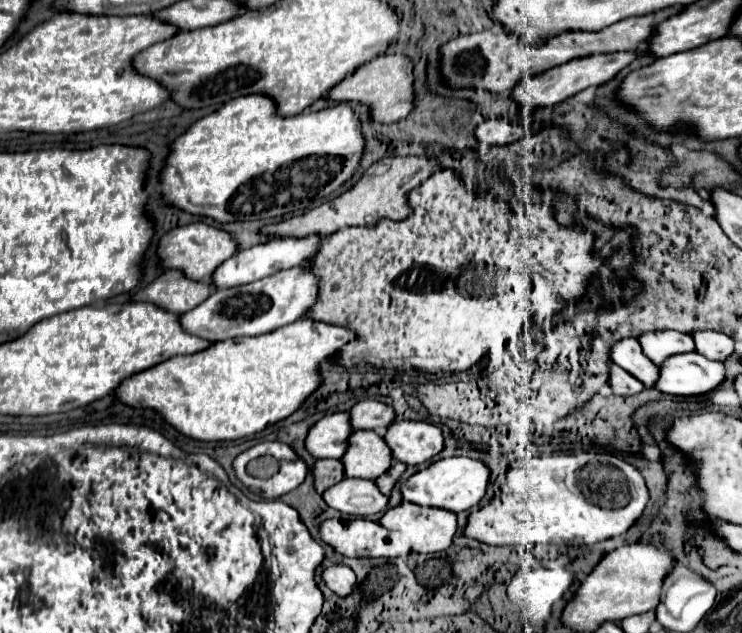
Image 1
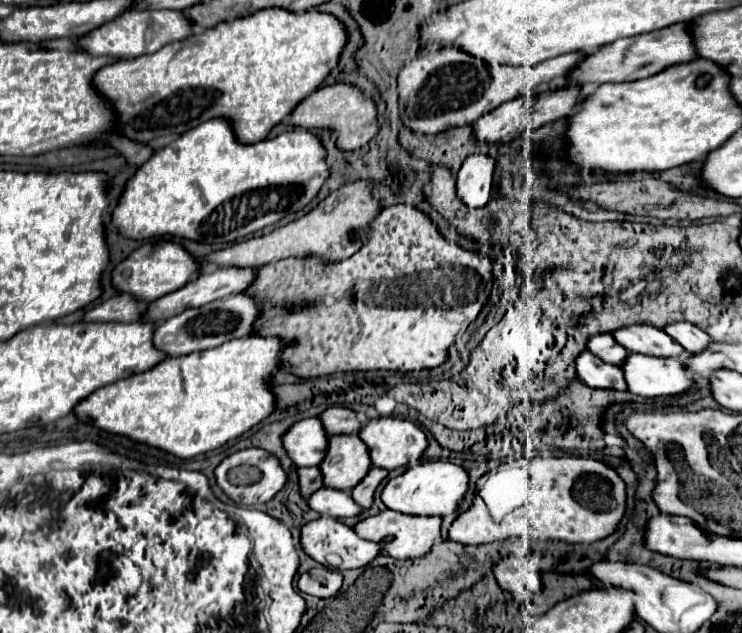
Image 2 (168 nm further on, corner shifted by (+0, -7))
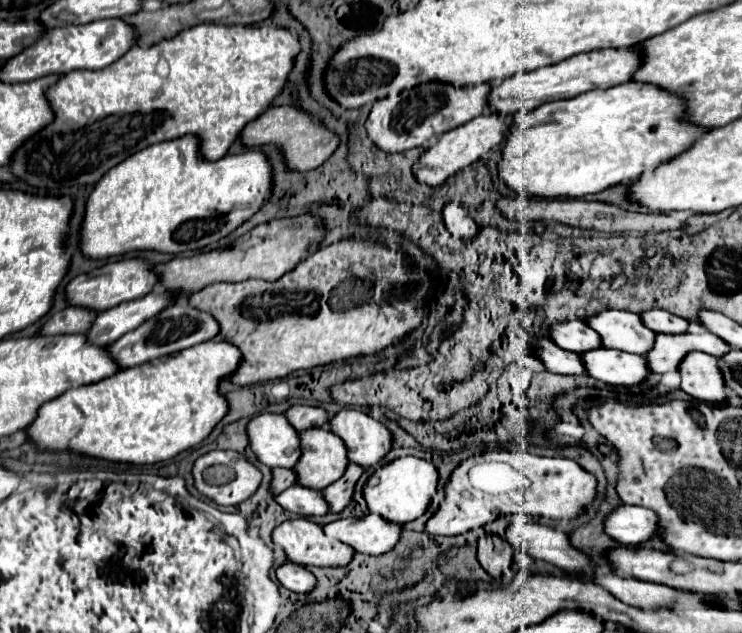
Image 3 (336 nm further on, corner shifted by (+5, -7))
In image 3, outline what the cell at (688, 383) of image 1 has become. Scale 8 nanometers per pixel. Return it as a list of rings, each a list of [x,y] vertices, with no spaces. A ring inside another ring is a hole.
[[[597,348],[581,354],[581,358],[587,374],[607,384],[637,386],[651,376],[651,368],[645,356],[637,356],[621,350]]]

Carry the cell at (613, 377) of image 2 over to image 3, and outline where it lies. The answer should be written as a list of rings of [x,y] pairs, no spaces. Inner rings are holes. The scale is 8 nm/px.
[[[539,340],[539,358],[547,366],[547,370],[555,374],[565,374],[565,376],[581,376],[585,374],[583,364],[579,354],[569,352],[553,344],[551,340]]]

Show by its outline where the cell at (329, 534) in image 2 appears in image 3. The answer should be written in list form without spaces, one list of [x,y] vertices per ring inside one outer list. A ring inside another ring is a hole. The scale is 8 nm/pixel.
[[[295,518],[295,520],[285,520],[281,526],[273,530],[273,542],[285,548],[285,554],[289,562],[297,562],[301,566],[333,566],[333,568],[343,568],[353,560],[355,550],[349,544],[343,544],[339,540],[333,540],[325,536],[323,526],[307,520],[307,518]]]

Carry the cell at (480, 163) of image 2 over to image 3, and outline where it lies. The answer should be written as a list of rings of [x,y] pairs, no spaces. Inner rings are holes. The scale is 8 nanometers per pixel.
[[[453,200],[453,202],[447,202],[445,208],[443,208],[443,218],[445,218],[445,226],[447,230],[453,234],[453,236],[459,236],[459,238],[473,238],[477,234],[477,224],[473,222],[473,218],[469,216],[467,208]]]

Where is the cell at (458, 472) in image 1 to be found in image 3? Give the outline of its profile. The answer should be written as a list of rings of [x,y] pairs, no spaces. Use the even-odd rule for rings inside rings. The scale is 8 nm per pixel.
[[[407,456],[407,458],[397,458],[391,464],[375,470],[375,474],[363,486],[363,496],[371,512],[377,512],[379,516],[395,524],[407,524],[427,512],[437,492],[437,482],[439,482],[439,472],[431,462]]]

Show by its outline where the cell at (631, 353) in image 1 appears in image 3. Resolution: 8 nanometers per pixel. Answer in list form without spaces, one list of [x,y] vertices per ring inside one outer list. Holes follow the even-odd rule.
[[[585,322],[557,324],[557,328],[553,328],[553,332],[551,332],[551,340],[557,346],[571,350],[571,352],[577,352],[577,354],[589,352],[583,348],[593,348],[593,350],[601,348],[599,334],[593,328],[589,328]]]

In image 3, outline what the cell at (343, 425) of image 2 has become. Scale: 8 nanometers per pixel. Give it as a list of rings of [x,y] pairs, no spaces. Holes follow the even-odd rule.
[[[293,406],[285,412],[285,416],[289,418],[289,422],[299,430],[305,432],[309,428],[321,428],[327,426],[331,420],[331,414],[325,412],[323,408],[315,408],[315,406]]]

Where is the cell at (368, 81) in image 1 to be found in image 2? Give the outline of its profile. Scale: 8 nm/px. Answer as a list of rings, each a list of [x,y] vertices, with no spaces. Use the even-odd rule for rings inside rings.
[[[348,84],[326,86],[326,88],[320,88],[316,92],[312,92],[288,116],[288,124],[300,126],[300,128],[306,128],[306,130],[312,130],[312,128],[332,130],[334,132],[334,138],[336,138],[336,146],[340,150],[344,150],[344,152],[350,152],[350,150],[356,150],[356,148],[364,146],[378,132],[374,104],[368,102],[366,96],[360,90],[356,90],[354,86],[348,86]]]

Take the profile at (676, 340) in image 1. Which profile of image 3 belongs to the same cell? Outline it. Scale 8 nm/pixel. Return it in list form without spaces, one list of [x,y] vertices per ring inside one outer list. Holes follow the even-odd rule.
[[[605,310],[587,322],[601,336],[603,348],[617,348],[631,354],[645,356],[653,348],[655,332],[645,326],[639,314]]]

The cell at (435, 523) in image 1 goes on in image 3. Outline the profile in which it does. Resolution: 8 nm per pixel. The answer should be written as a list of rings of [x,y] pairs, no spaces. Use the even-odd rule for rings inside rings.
[[[367,514],[363,518],[345,518],[325,524],[323,528],[329,538],[341,540],[353,546],[357,552],[371,556],[391,552],[401,540],[401,526],[387,522],[379,514]]]

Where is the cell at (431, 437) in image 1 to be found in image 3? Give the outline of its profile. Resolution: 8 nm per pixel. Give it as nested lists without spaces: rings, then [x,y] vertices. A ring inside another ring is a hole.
[[[341,410],[335,414],[331,430],[345,442],[349,460],[363,468],[381,462],[393,446],[391,430],[359,410]]]

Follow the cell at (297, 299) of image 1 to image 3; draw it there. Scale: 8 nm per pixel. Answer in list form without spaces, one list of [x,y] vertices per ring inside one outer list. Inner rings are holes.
[[[175,304],[167,308],[165,312],[161,312],[159,316],[155,316],[153,320],[147,320],[145,324],[141,324],[141,328],[121,336],[117,342],[109,346],[109,350],[113,352],[113,356],[117,356],[117,364],[121,364],[121,368],[131,368],[131,366],[139,366],[149,360],[155,360],[159,356],[175,354],[195,344],[213,340],[217,334],[219,334],[219,324],[209,312],[201,312],[193,308],[191,304]]]

